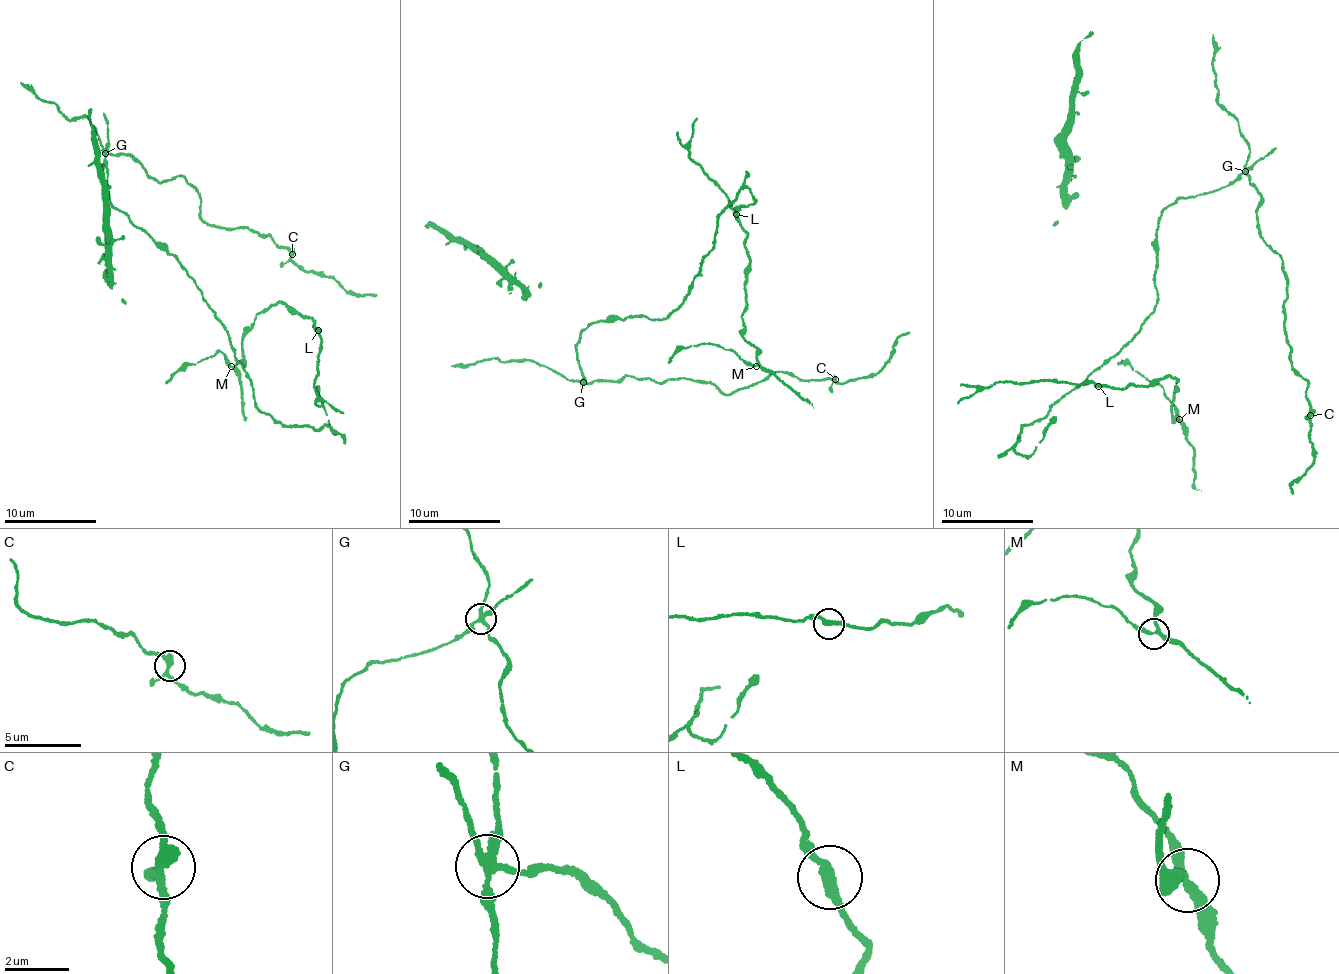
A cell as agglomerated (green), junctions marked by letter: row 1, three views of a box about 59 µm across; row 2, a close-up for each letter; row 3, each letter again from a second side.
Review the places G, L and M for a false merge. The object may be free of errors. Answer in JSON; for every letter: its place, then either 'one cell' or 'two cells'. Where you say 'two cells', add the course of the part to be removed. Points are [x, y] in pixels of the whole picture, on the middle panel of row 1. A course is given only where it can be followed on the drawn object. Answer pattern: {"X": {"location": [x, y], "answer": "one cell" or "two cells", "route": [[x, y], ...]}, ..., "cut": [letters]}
{"G": {"location": [583, 382], "answer": "two cells", "route": [[583, 382], [681, 378], [710, 382], [724, 393], [790, 371], [842, 383], [883, 369], [910, 331]]}, "L": {"location": [736, 214], "answer": "one cell"}, "M": {"location": [756, 366], "answer": "one cell"}, "cut": ["G"]}

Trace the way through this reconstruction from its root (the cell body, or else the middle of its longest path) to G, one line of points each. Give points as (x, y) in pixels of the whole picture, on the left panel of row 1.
G: (219, 322), (177, 257), (109, 202), (105, 153)

